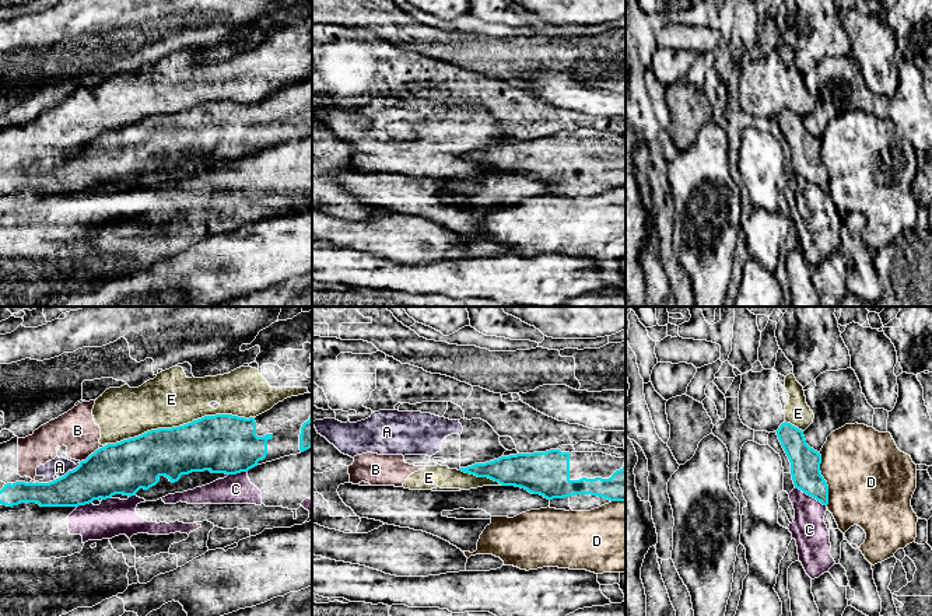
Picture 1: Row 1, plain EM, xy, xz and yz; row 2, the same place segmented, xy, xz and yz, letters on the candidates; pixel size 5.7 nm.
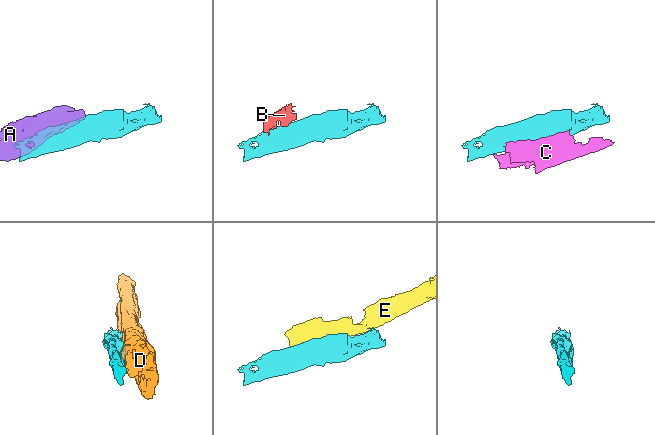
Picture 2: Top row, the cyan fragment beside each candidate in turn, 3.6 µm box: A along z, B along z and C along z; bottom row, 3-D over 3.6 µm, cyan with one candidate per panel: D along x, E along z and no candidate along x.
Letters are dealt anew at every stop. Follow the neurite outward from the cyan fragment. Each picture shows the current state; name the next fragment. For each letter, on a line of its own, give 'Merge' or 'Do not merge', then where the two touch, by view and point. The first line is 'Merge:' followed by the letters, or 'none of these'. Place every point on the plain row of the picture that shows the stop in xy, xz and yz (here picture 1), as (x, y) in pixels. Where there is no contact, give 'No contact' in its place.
Merge: none of these
A: Do not merge. Touches cyan at xy (59, 164)
B: Do not merge. Touches cyan at xy (90, 142)
C: Do not merge. Touches cyan at yz (810, 182)
D: Do not merge. Touches cyan at yz (823, 165)
E: Do not merge. Touches cyan at xy (179, 112)

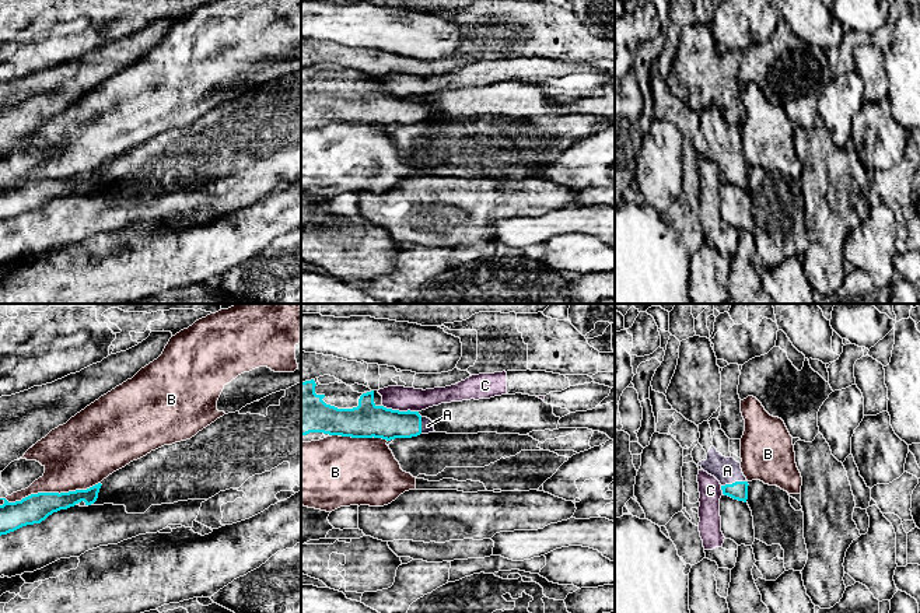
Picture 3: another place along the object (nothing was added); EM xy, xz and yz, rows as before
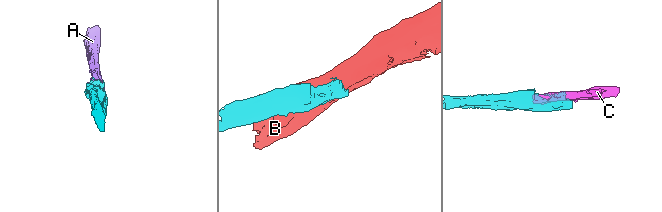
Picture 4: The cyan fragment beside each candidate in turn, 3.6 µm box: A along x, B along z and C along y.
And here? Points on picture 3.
Merge: A
A: Merge. Touches cyan at yz (735, 168)
B: Do not merge. Touches cyan at xy (49, 179)
C: Do not merge. Touches cyan at xz (401, 98)

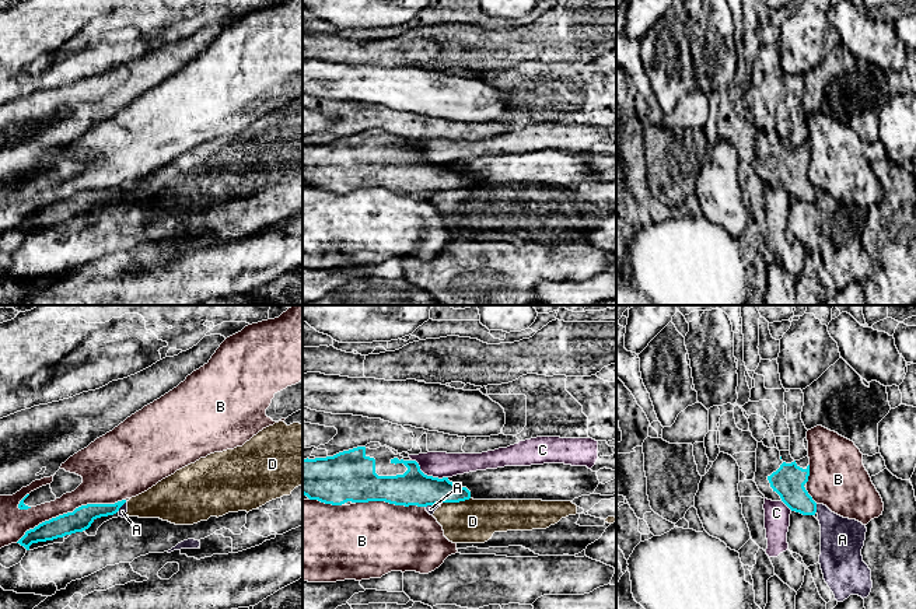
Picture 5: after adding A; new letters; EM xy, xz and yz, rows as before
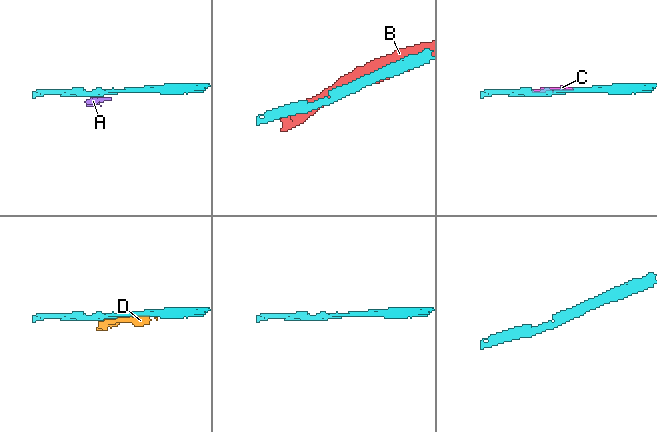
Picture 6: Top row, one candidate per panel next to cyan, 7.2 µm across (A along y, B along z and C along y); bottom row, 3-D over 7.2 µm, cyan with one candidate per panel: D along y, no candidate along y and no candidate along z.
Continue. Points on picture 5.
Merge: none of these
A: Do not merge. Touches cyan at yz (815, 195)
B: Do not merge. Touches cyan at xy (70, 199)
C: Do not merge. Touches cyan at xz (429, 163)
D: Do not merge. Touches cyan at xz (455, 188)

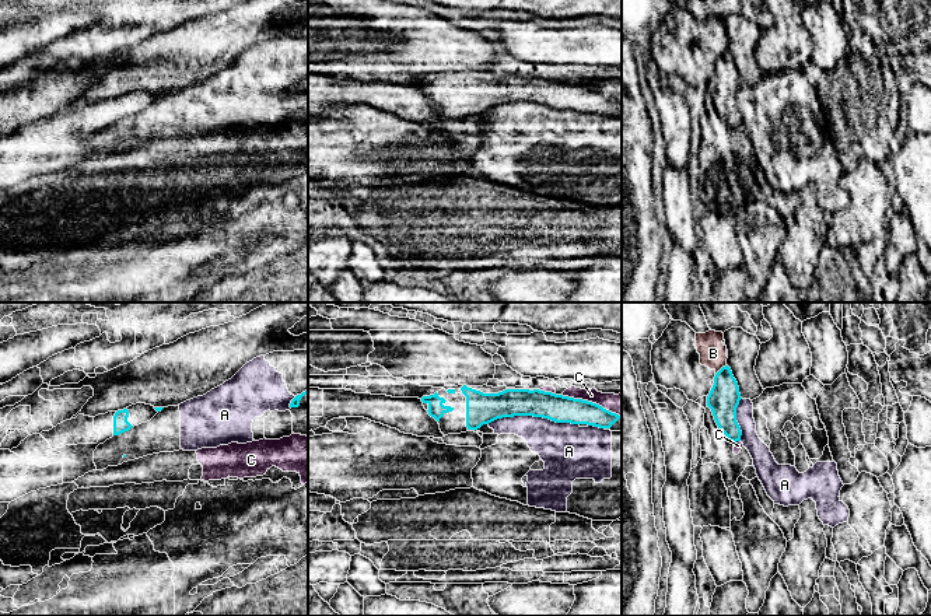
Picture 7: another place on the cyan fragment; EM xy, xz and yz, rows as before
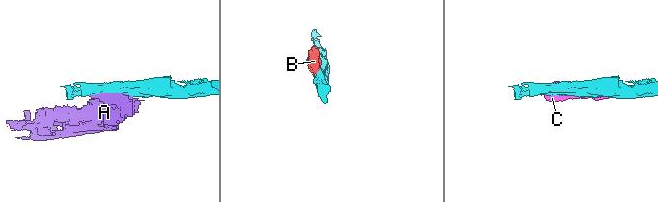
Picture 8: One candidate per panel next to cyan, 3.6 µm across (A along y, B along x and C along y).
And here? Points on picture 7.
Merge: none of these
A: Do not merge. Touches cyan at xz (534, 102)
B: Do not merge. Touches cyan at yz (720, 56)
C: Do not merge. Touches cyan at xz (591, 88)

